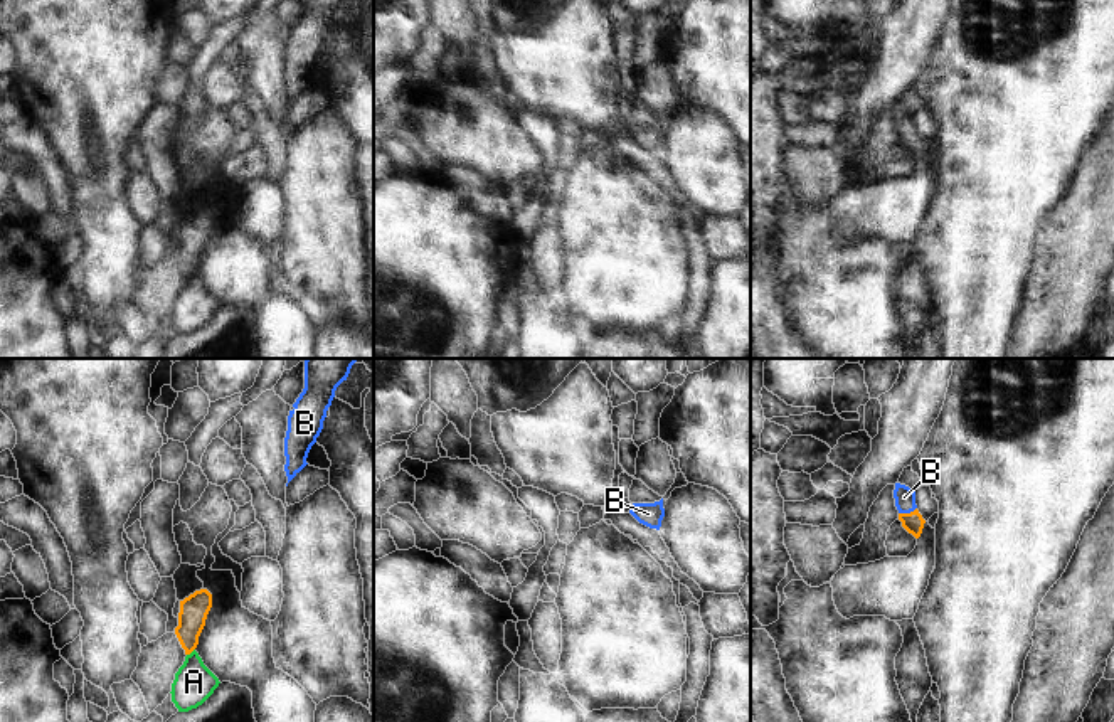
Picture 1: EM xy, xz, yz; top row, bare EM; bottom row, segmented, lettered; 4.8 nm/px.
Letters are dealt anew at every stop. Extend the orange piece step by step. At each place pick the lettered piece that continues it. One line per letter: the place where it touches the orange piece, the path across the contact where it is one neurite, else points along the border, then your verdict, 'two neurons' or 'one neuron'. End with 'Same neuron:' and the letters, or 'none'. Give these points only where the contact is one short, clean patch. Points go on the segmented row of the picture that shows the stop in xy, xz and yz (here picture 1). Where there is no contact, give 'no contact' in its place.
A: contact xy (190, 652); two neurons
B: contact yz (907, 514); way yz (912, 522), (907, 514), (904, 497); one neuron
Same neuron: B

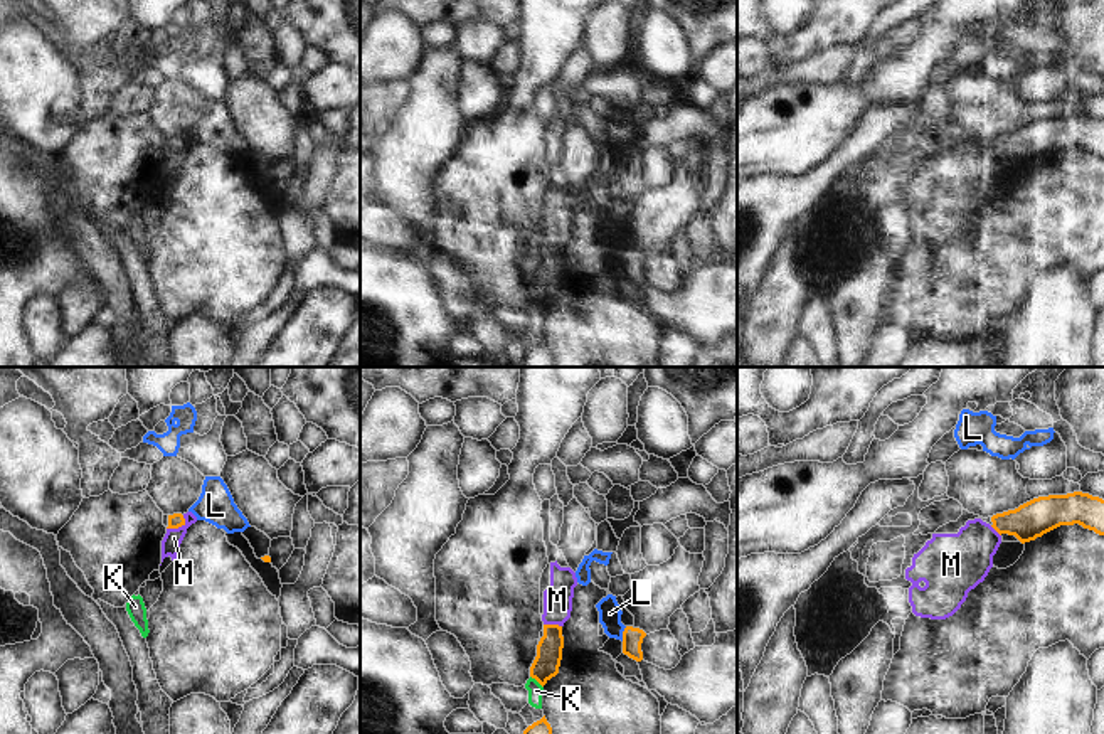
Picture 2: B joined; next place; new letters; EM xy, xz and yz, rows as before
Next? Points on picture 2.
K: contact xz (537, 680); border xz (530, 675), (542, 687); two neurons
L: contact xz (623, 633); border xz (626, 627), (621, 640); two neurons
M: contact xy (179, 526); border xy (184, 515), (180, 526), (167, 529); two neurons
Same neuron: none

